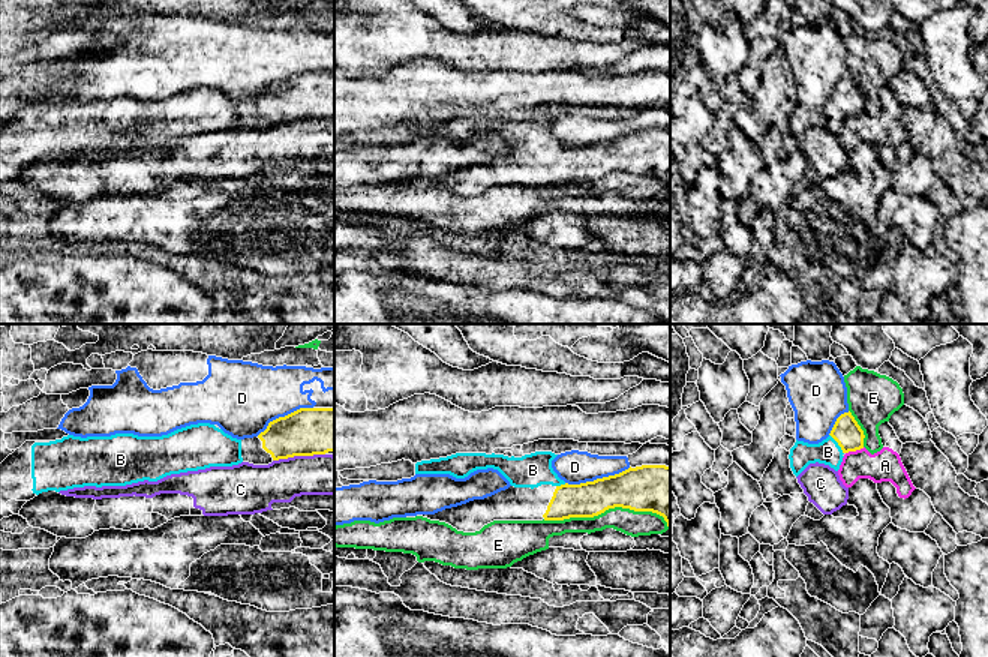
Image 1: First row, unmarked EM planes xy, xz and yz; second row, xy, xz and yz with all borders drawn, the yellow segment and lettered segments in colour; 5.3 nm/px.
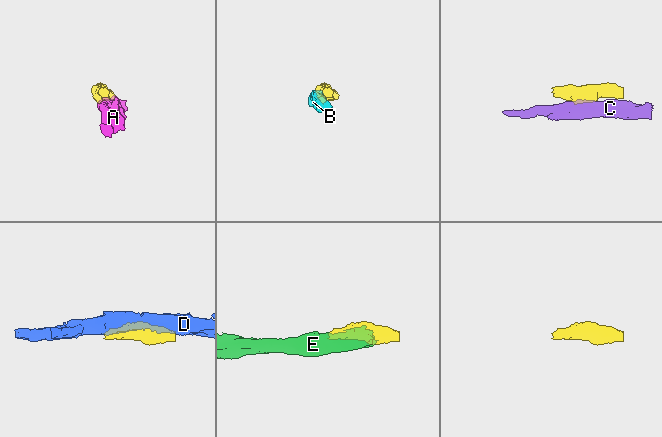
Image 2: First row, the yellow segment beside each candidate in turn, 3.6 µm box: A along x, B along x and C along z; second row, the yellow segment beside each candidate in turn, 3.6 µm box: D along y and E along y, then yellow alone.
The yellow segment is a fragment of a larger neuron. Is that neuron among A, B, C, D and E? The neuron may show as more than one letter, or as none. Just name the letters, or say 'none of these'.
B

